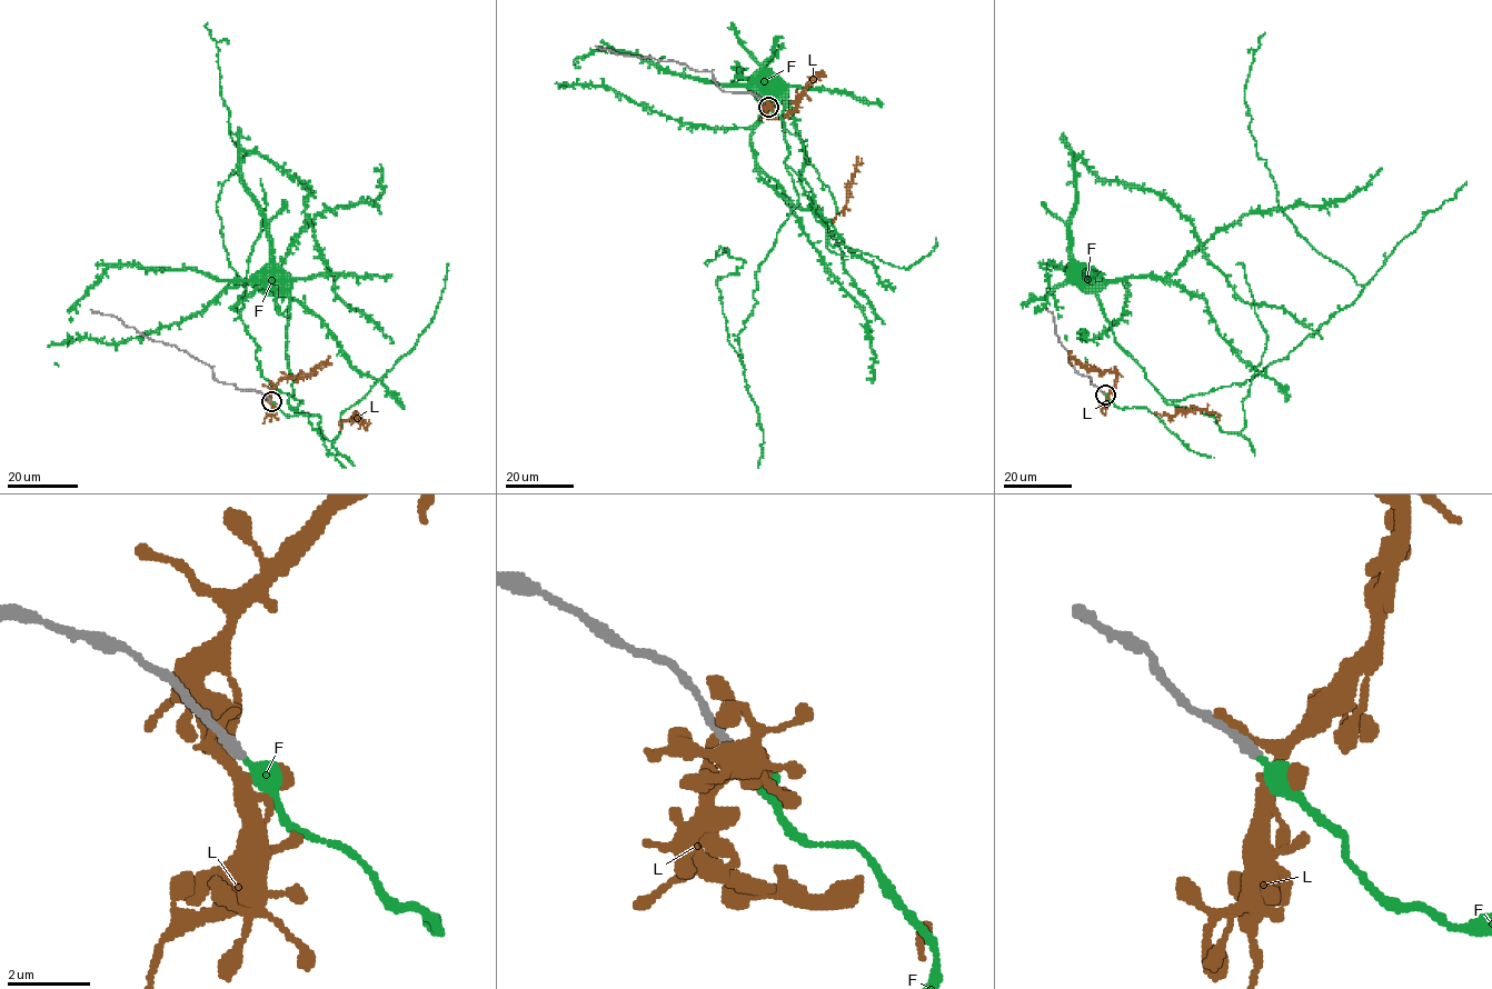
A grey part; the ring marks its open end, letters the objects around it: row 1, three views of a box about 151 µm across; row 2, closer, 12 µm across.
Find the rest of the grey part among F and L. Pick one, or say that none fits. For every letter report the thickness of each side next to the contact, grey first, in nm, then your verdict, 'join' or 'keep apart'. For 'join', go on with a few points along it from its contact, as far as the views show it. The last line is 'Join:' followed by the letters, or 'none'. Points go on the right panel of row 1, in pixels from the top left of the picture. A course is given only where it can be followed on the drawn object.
F: 280 nm thick on the grey side, 360 nm on the other; join
L: 320 nm thick on the grey side, 240 nm on the other; keep apart
Join: F

